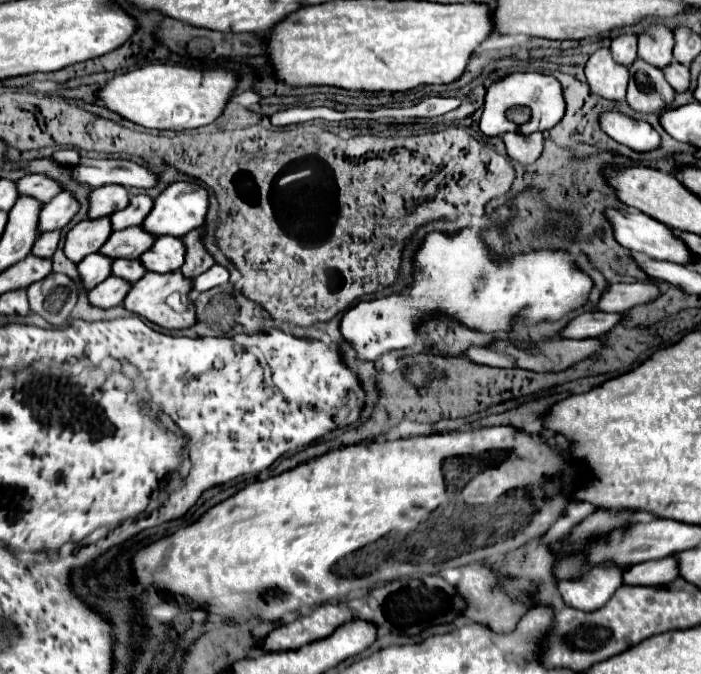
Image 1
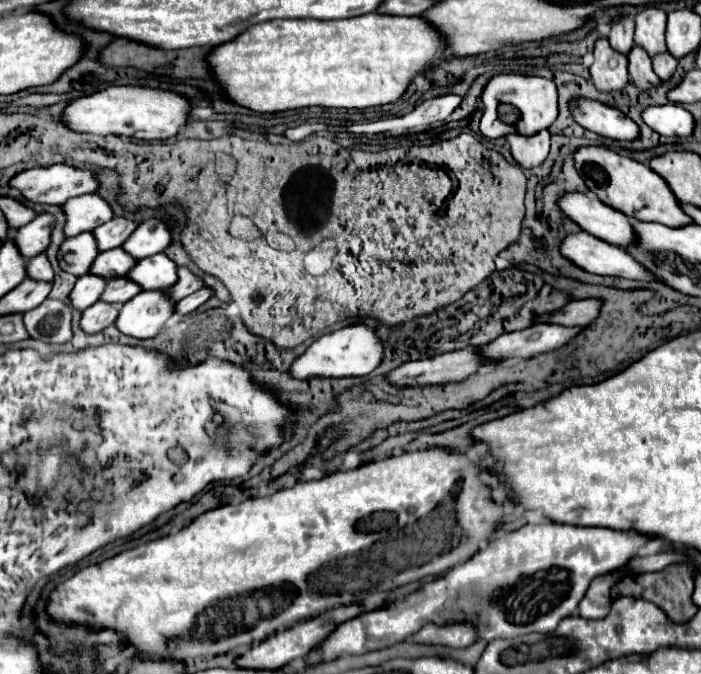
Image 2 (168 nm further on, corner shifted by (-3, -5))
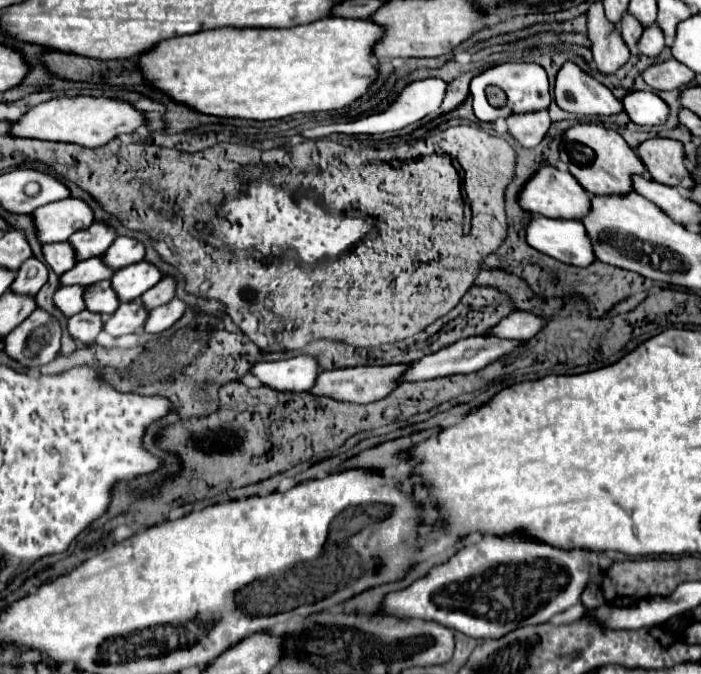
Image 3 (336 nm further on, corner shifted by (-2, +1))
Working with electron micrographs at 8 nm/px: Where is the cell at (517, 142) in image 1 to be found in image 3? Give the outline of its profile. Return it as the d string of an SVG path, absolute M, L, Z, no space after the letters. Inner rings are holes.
M541 109L531 113L513 113L507 117L507 125L513 139L529 149L541 143L551 125L551 119L547 115L547 109Z

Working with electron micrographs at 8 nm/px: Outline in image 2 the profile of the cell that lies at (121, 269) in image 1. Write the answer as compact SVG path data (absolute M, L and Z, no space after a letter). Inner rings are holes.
M114 277L106 283L106 289L102 293L102 301L108 301L108 303L118 303L118 305L124 305L128 299L132 299L134 295L138 295L142 289L138 287L138 283L134 283L132 279L128 277Z

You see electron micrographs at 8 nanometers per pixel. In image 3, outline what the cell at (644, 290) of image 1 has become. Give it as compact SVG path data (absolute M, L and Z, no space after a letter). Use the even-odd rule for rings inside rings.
M509 313L505 319L501 319L495 327L487 329L483 335L487 337L499 337L499 339L517 339L517 341L529 341L537 329L541 329L541 319L533 313Z

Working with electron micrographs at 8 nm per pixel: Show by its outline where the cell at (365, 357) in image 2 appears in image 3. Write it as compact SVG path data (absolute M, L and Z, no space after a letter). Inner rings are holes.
M309 355L285 359L285 361L261 361L249 369L261 385L275 391L309 391L319 373L317 361Z

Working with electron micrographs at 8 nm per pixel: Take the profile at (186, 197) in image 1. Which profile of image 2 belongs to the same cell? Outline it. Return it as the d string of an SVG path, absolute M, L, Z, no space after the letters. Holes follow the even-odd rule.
M156 217L146 219L136 227L136 231L130 235L130 239L122 247L136 259L144 259L160 251L166 251L166 247L172 243L170 225L172 223L168 219L166 221Z

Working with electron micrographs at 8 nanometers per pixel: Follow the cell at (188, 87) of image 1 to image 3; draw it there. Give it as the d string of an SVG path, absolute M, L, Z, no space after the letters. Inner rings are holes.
M61 97L29 109L25 115L21 115L21 119L13 123L13 129L9 129L9 133L21 139L75 143L93 149L105 145L117 135L133 133L139 129L145 129L143 113L129 103L107 97Z

